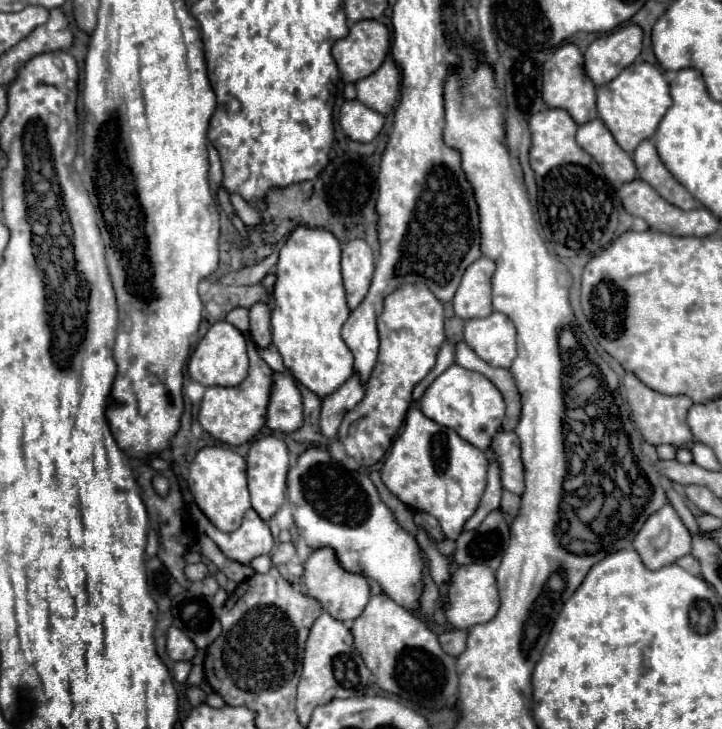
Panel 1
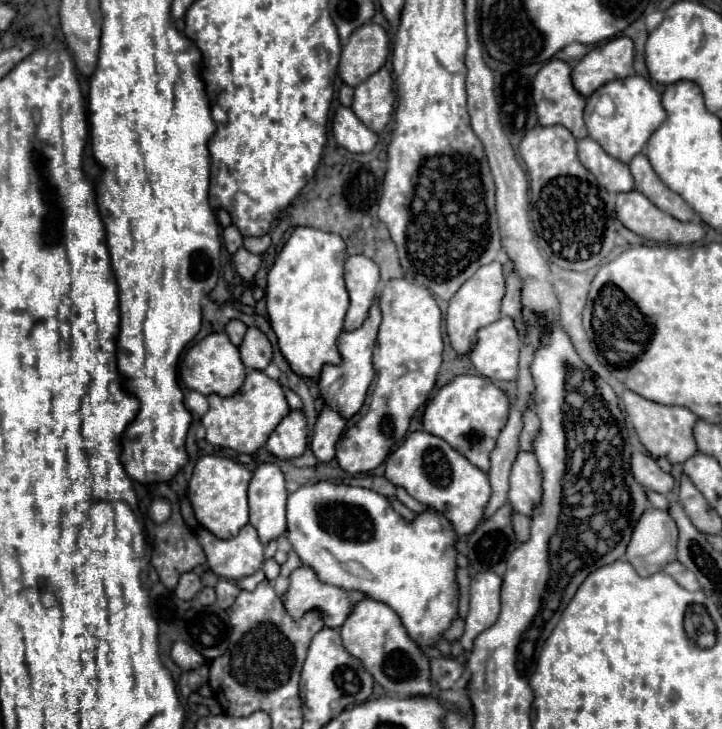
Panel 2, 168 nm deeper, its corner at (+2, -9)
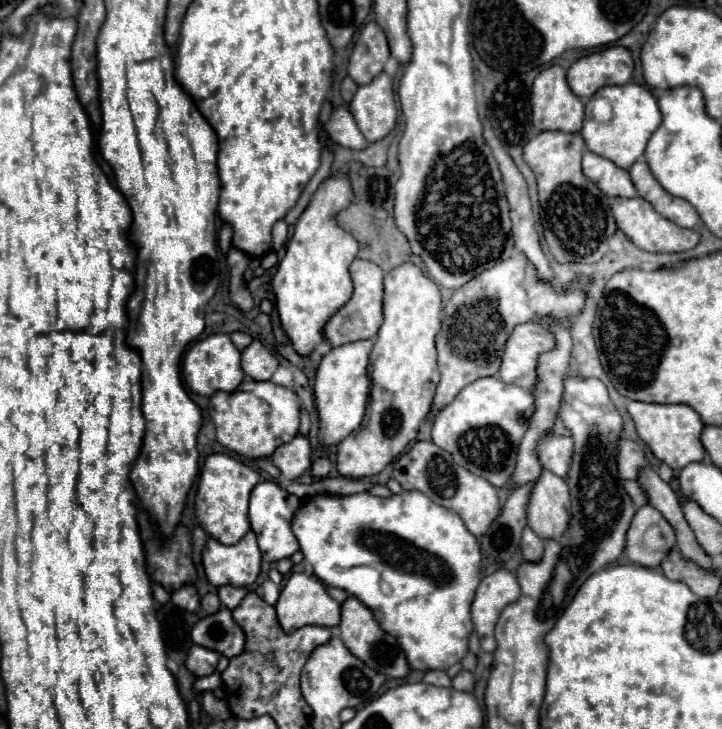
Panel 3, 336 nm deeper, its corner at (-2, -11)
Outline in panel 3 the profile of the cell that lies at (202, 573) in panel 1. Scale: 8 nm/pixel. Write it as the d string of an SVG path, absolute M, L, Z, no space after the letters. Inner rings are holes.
M193 584L181 586L177 592L171 594L171 600L175 606L189 610L189 612L195 612L199 608L199 594L197 594L197 588Z

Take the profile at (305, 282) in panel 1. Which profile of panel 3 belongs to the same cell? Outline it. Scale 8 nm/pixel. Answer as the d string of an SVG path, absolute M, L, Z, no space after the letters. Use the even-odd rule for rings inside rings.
M347 176L327 178L313 194L309 206L295 224L287 252L273 276L273 294L283 332L301 356L309 356L317 344L325 342L325 324L351 298L353 284L349 276L351 260L357 256L357 240L335 224L335 214L351 202L351 186Z

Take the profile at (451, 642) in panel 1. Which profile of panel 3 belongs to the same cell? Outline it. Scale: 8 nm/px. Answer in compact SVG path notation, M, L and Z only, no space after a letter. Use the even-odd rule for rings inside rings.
M431 670L423 676L423 682L433 684L433 686L441 686L441 688L449 688L451 686L451 678L445 670Z

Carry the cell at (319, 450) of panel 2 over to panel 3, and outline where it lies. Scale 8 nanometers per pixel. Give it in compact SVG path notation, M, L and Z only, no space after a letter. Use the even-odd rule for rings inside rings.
M329 456L317 458L311 468L313 468L313 476L315 476L315 478L325 478L325 476L329 476L329 470L331 470L331 460L329 460Z

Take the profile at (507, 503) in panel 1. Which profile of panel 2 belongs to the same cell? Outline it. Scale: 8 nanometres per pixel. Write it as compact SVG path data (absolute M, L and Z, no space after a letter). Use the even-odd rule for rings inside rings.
M513 512L513 530L515 530L515 536L519 542L527 542L529 528L531 528L531 518L527 518L519 512Z

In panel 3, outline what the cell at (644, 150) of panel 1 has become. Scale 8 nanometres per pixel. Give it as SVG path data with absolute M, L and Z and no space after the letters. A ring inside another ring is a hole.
M639 158L631 170L631 180L637 188L637 194L643 196L659 214L667 216L669 220L673 220L675 224L683 226L683 228L695 228L699 224L699 214L697 210L683 198L671 196L651 174L645 158Z

